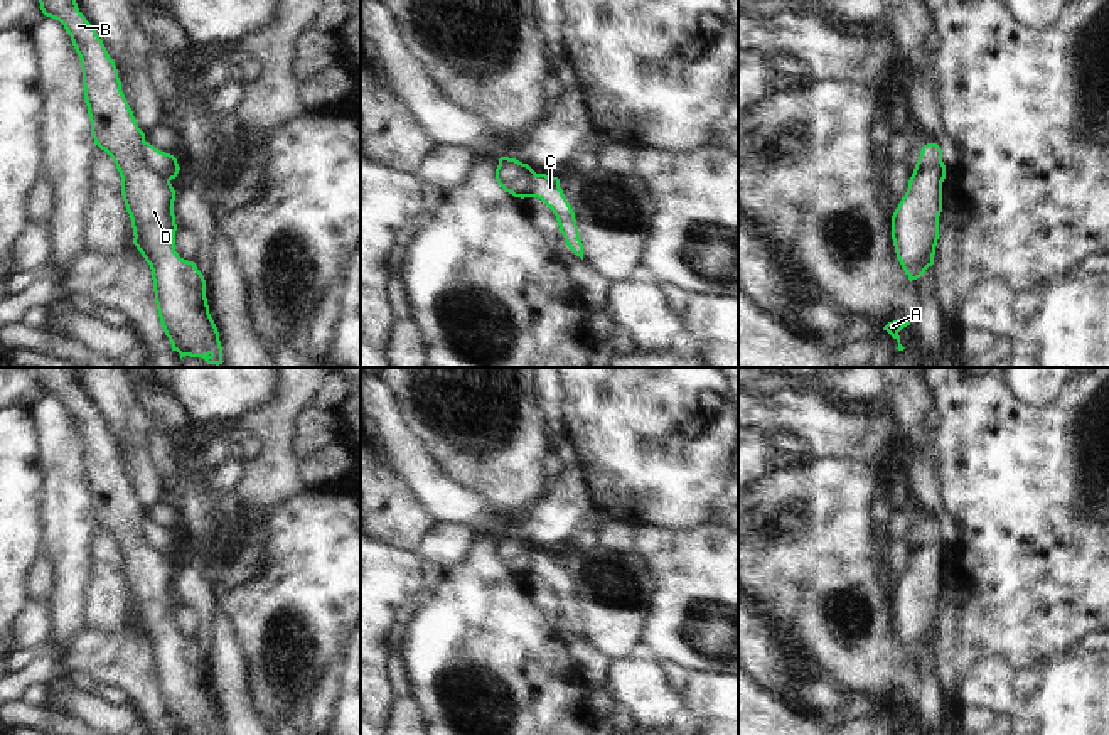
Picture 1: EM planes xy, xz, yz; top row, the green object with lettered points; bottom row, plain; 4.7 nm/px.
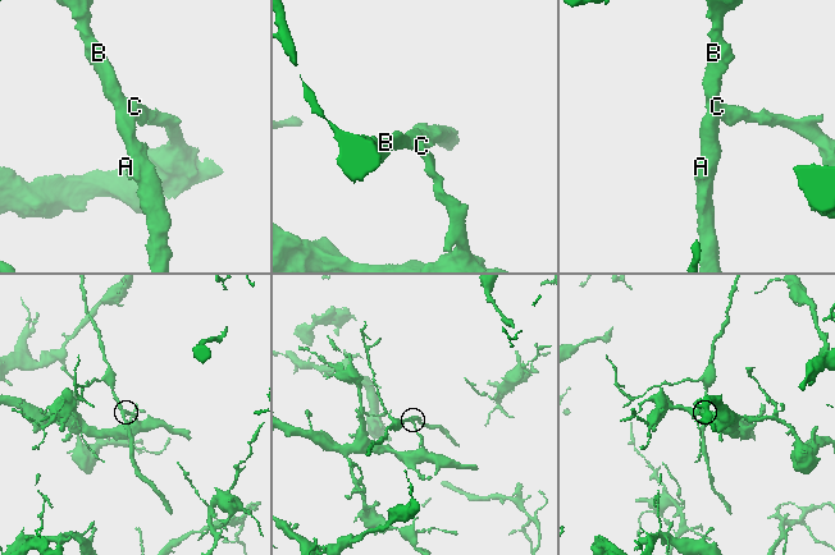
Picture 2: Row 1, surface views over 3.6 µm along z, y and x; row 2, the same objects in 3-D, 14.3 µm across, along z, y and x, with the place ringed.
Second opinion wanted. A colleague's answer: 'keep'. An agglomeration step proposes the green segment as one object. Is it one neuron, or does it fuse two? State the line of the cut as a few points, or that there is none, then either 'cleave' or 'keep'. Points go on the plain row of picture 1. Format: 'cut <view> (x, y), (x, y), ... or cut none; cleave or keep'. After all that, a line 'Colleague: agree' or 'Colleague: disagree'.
cut xy (144, 520), (144, 538), (169, 558); cleave
Colleague: disagree

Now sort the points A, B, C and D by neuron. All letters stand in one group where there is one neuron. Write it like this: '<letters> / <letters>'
A B D / C

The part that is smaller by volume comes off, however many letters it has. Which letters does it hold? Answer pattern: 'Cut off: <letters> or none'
Cut off: A, B, D

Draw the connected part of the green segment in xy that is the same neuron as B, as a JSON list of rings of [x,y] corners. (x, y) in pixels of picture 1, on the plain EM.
[[[34,368],[46,394],[59,398],[71,413],[83,447],[84,477],[94,521],[115,539],[121,555],[121,573],[133,605],[133,622],[150,642],[155,681],[165,713],[180,735],[222,735],[217,705],[209,691],[206,657],[194,639],[175,629],[175,568],[165,555],[145,541],[145,511],[138,506],[133,489],[121,469],[118,447],[94,405],[79,389],[69,368]]]

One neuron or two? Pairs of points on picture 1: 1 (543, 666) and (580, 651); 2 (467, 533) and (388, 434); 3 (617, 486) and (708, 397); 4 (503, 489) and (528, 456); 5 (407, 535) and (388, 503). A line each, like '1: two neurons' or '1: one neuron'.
1: two neurons
2: two neurons
3: one neuron
4: one neuron
5: one neuron

